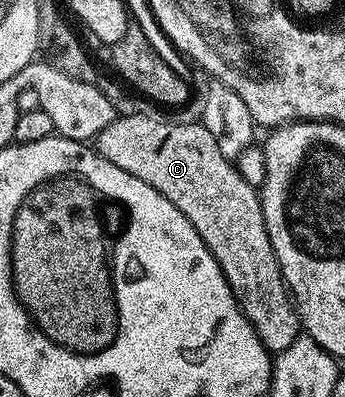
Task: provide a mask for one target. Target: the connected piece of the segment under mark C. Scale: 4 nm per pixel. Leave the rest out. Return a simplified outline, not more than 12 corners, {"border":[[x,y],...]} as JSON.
{"border":[[116,116],[99,154],[193,224],[263,347],[301,336],[260,191],[202,121]]}

